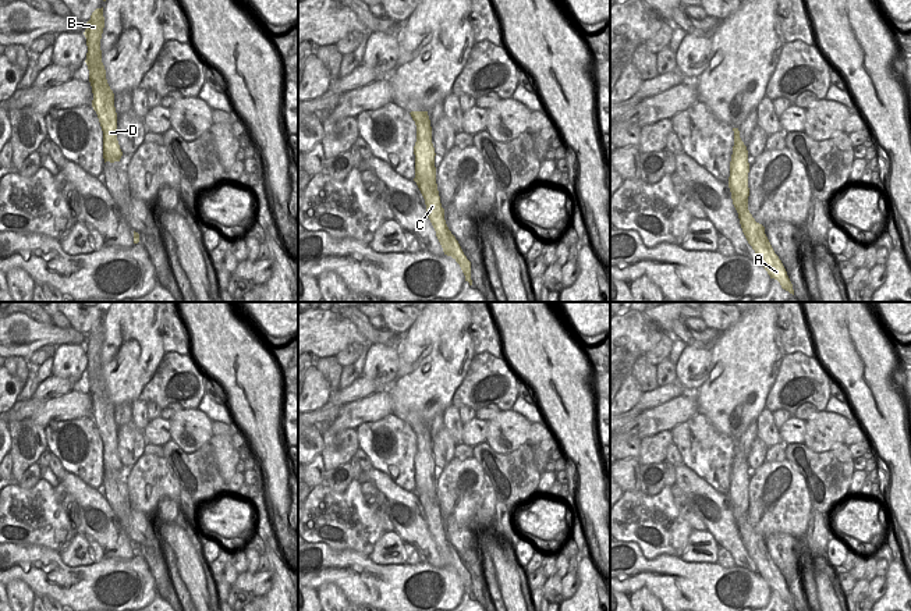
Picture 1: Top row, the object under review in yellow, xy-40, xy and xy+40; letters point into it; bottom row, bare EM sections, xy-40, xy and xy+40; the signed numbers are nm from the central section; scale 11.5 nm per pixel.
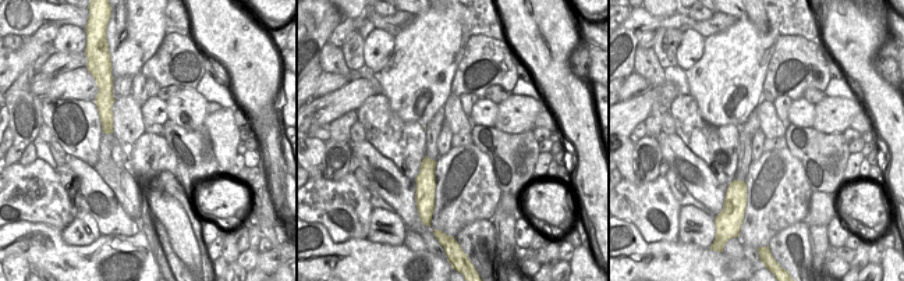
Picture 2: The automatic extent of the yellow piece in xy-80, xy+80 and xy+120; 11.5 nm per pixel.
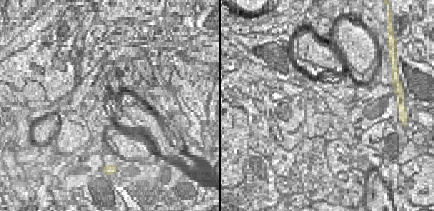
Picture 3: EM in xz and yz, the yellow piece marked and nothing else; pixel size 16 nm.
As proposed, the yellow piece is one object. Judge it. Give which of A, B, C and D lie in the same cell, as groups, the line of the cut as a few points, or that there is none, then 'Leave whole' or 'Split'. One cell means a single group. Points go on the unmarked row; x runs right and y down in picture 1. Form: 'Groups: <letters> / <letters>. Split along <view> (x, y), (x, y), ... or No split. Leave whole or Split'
Groups: A C / B D. Split along xy (436, 496), (433, 498), (424, 496), (422, 507). Split

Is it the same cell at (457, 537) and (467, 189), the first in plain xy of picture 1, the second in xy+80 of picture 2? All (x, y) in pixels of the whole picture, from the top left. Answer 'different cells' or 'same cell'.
different cells

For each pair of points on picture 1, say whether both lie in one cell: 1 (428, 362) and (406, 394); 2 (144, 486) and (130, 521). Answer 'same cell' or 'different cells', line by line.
1: same cell
2: different cells

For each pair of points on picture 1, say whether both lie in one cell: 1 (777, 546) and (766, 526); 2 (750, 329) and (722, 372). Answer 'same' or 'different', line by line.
1: different
2: same

